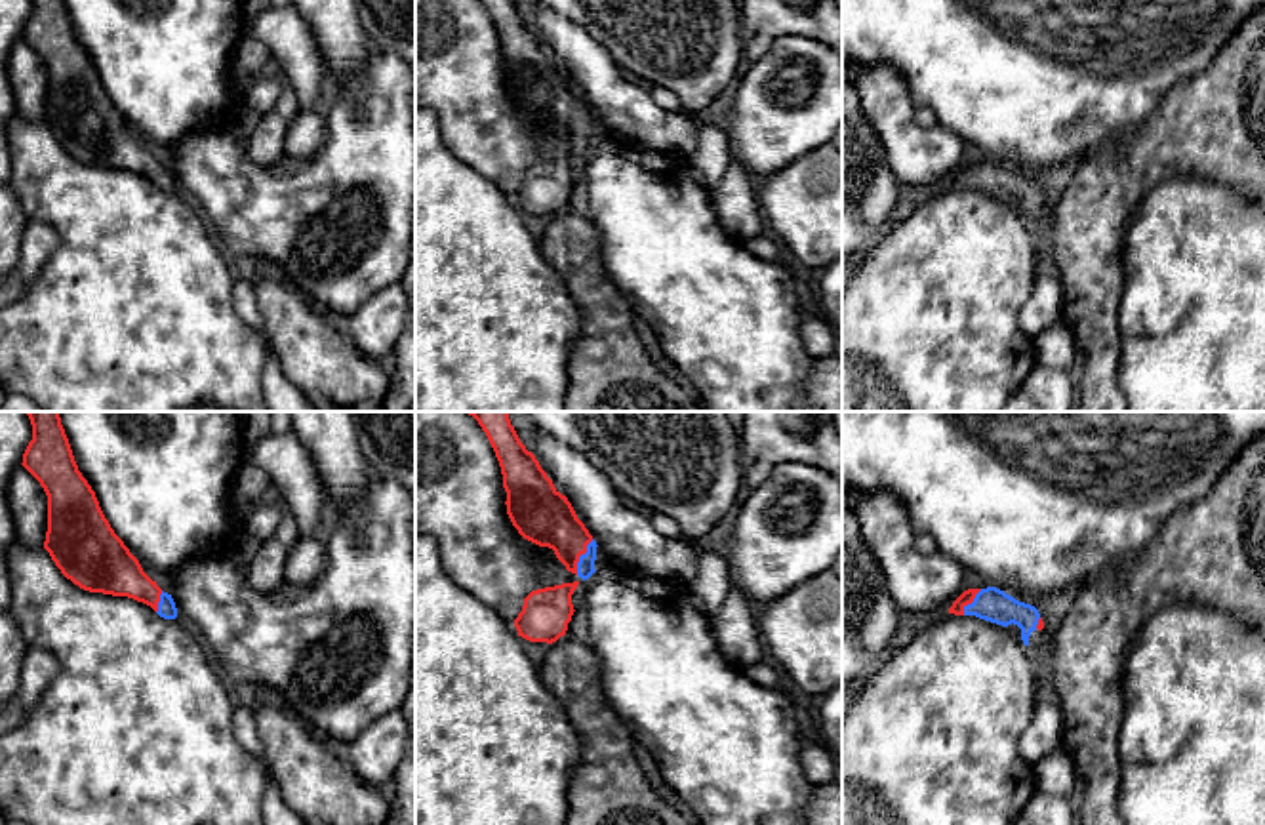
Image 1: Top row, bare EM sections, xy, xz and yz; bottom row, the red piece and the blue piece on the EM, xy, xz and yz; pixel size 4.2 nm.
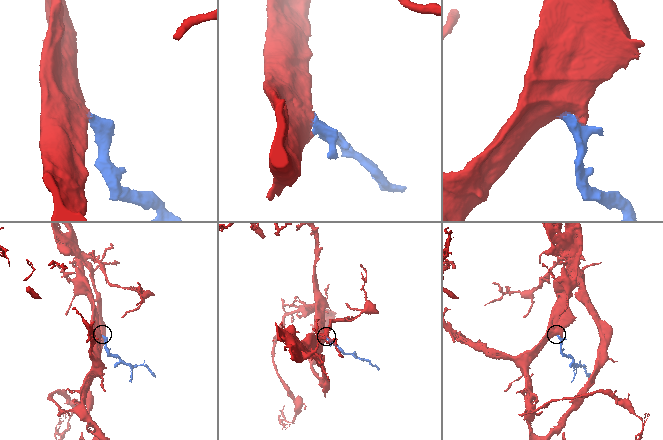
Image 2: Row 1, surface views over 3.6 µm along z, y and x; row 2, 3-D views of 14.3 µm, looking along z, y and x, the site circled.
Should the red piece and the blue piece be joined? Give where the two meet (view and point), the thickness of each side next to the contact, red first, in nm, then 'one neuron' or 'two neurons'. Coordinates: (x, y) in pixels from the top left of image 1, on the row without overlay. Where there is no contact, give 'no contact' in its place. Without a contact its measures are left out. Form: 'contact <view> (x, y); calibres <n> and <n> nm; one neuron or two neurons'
contact xz (580, 128); calibres 240 and 80 nm; one neuron

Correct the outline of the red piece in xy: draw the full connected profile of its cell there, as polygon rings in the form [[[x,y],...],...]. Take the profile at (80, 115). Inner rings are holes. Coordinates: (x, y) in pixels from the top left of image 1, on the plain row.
[[[32,0],[21,38],[48,69],[44,122],[67,152],[90,166],[143,175],[164,192],[177,191],[171,168],[143,145],[105,91],[63,0]]]

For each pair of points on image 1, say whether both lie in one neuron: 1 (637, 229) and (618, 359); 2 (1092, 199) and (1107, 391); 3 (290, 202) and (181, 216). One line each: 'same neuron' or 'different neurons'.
1: different neurons
2: same neuron
3: different neurons

